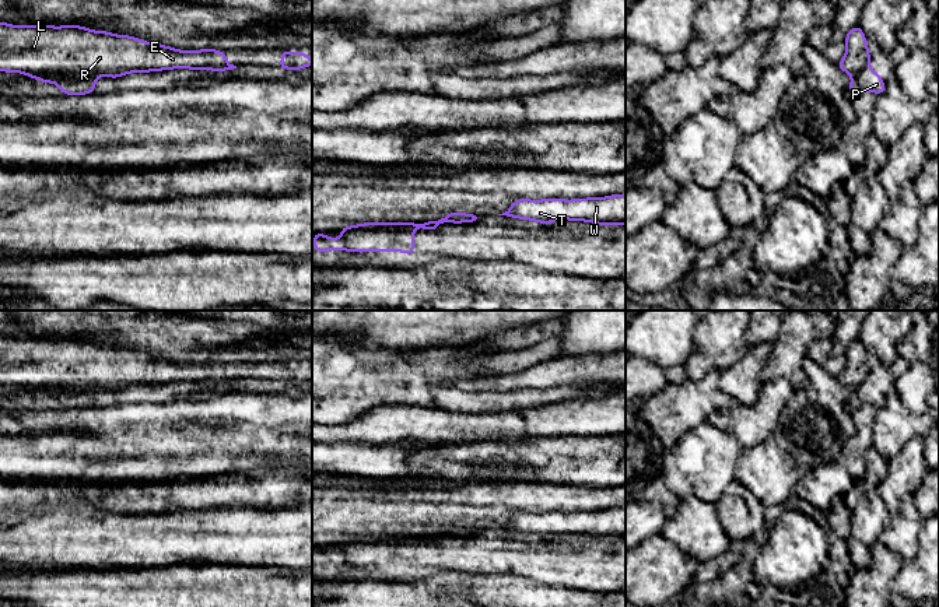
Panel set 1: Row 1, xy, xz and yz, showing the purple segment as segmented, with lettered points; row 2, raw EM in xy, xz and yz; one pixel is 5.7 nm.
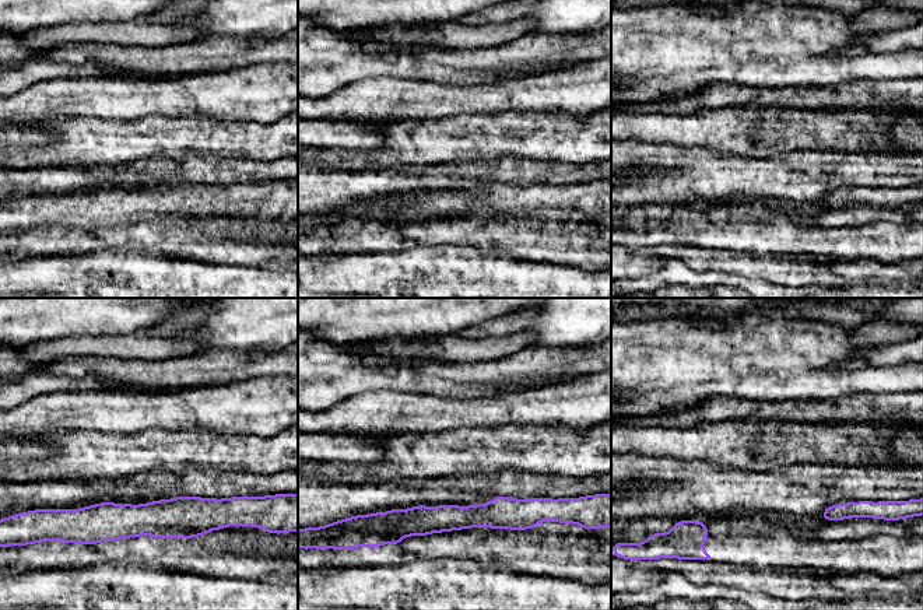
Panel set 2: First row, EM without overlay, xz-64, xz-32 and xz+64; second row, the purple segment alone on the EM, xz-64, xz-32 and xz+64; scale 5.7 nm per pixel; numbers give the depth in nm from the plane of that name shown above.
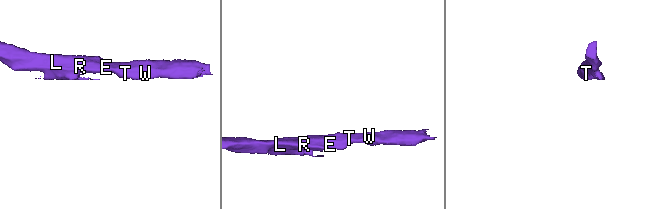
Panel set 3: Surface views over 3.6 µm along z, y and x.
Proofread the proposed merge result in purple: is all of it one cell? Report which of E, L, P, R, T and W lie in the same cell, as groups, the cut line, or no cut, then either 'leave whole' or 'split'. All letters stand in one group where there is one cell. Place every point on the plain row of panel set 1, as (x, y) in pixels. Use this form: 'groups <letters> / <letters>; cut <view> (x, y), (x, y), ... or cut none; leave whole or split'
groups E L R T W / P; cut xz (413, 541), (354, 540), (343, 550); split

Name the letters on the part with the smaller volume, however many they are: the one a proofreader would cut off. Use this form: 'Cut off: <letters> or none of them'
Cut off: P

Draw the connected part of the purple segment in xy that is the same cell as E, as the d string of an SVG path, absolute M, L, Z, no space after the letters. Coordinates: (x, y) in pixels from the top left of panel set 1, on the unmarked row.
M0 336L0 385L41 389L111 390L172 382L236 382L223 364L178 364L129 348L81 338L11 338Z

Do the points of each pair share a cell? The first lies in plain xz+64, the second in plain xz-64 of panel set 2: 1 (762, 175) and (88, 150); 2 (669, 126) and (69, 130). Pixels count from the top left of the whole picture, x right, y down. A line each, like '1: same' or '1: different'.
1: different
2: different

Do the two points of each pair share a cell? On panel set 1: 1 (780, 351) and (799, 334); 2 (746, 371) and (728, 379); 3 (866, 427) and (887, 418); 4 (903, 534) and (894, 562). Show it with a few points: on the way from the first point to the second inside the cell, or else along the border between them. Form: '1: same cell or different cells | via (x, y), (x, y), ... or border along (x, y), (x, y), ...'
1: same cell | via (784, 350), (795, 339)
2: same cell | via (742, 375), (738, 379), (732, 379)
3: different cells | border along (878, 409), (873, 417), (872, 446)
4: different cells | border along (879, 540), (903, 560)

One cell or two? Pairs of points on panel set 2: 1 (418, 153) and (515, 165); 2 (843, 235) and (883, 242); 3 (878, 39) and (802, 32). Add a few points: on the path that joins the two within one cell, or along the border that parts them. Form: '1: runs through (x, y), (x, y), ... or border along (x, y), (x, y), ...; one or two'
1: border along (527, 157), (502, 154), (495, 161); two
2: runs through (853, 242), (873, 242); one
3: border along (871, 32), (863, 39), (835, 51); two

